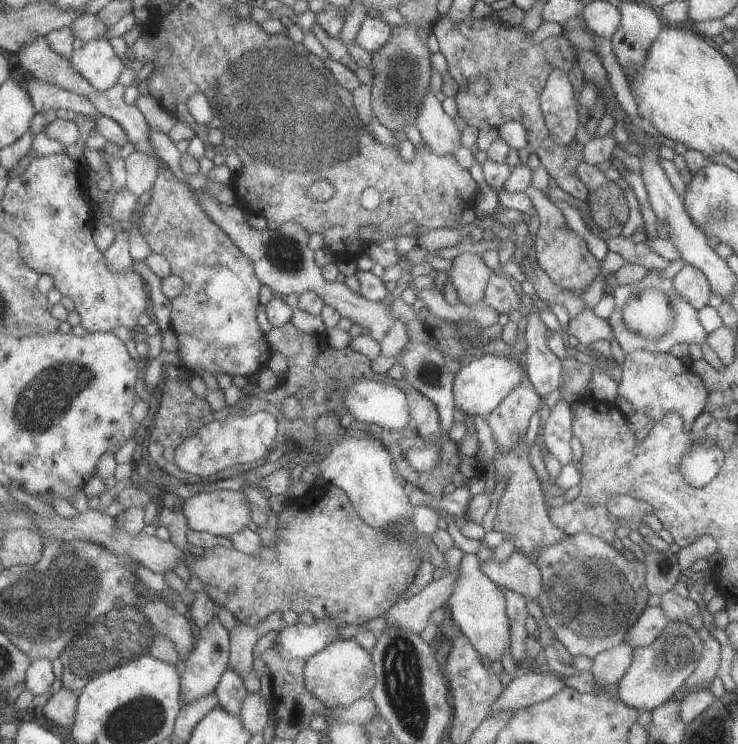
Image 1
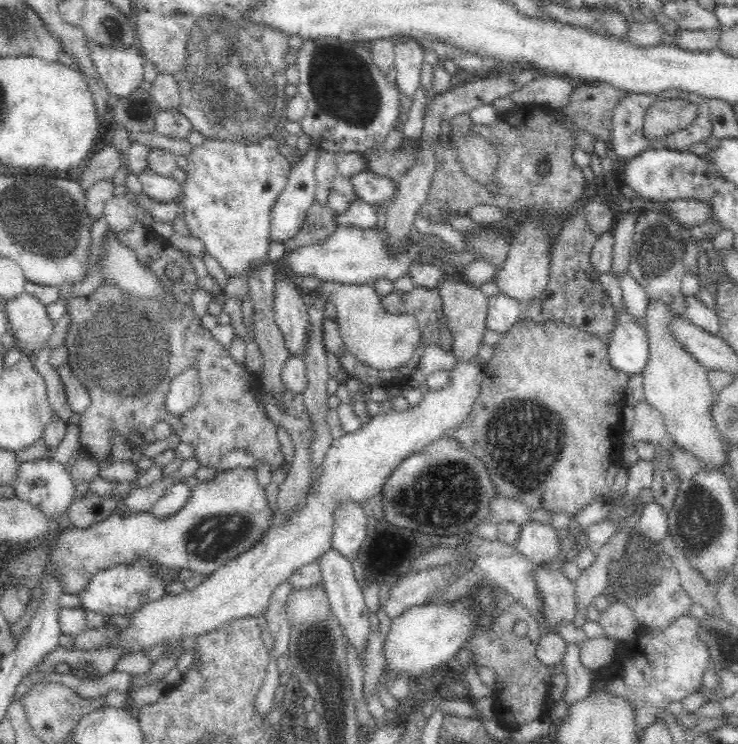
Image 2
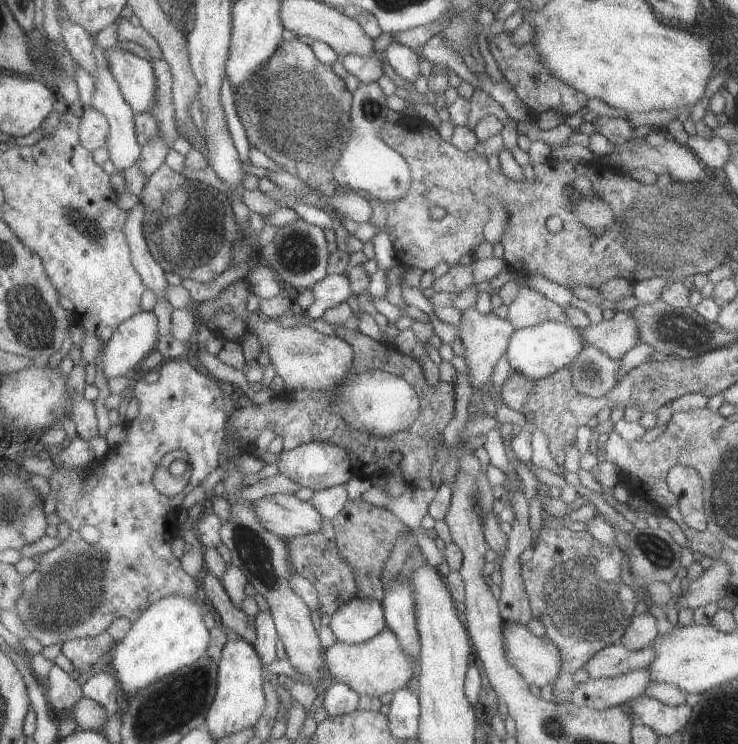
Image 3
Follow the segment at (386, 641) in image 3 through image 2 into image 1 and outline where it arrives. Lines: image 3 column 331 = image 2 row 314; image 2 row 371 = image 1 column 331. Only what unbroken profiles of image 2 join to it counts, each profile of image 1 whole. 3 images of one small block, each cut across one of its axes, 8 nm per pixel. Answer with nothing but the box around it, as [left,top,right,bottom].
[303,638,377,707]

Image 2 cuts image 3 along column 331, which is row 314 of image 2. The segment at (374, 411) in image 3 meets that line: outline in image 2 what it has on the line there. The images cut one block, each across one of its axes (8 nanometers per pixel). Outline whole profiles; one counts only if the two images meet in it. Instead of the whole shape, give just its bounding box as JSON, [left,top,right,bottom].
[319,281,421,372]

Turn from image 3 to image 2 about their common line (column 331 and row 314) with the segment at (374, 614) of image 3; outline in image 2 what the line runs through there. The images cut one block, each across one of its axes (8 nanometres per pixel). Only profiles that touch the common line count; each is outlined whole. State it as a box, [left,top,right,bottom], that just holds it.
[607,312,649,375]

